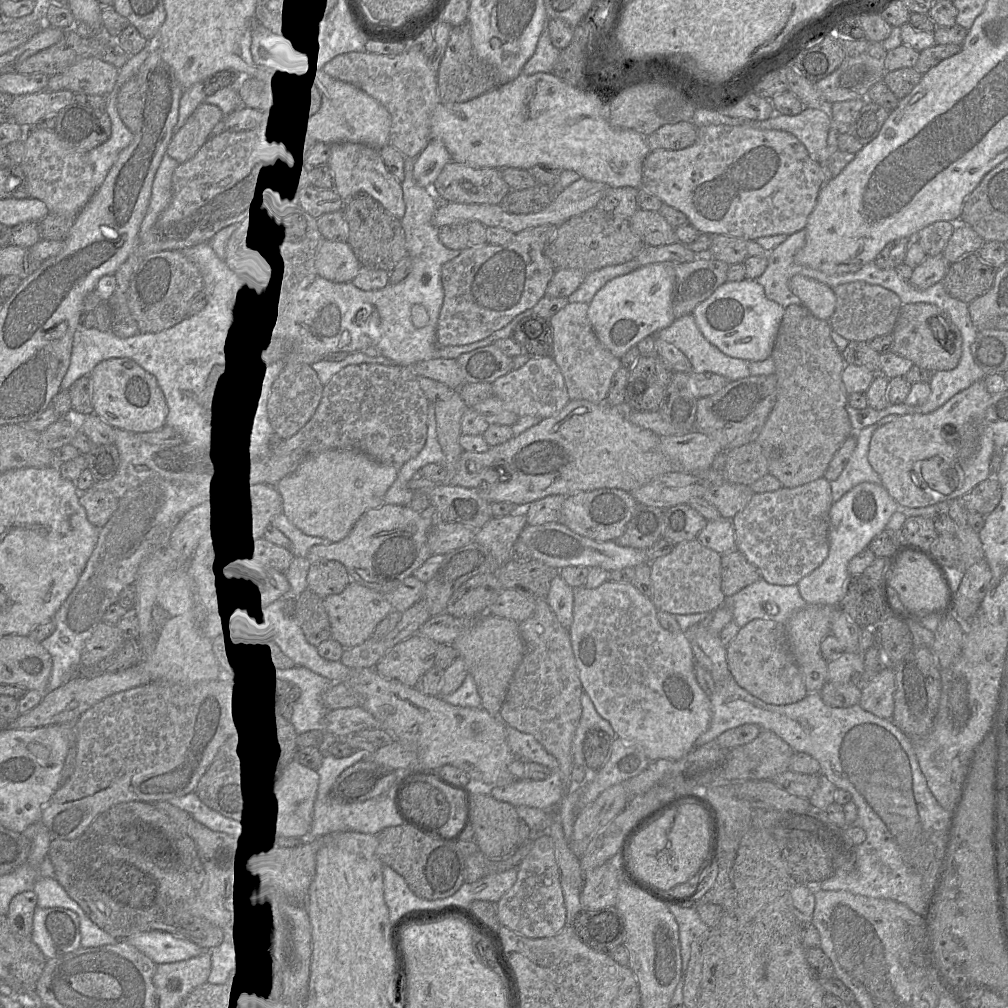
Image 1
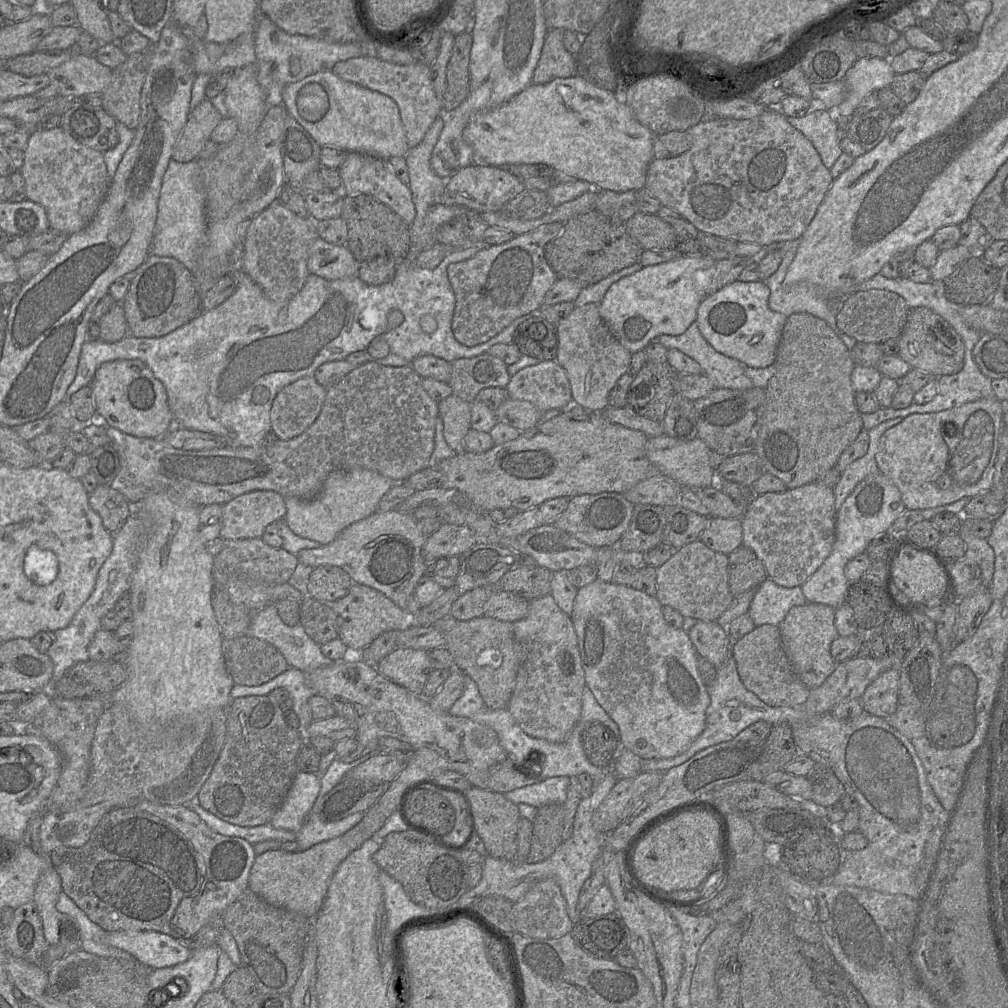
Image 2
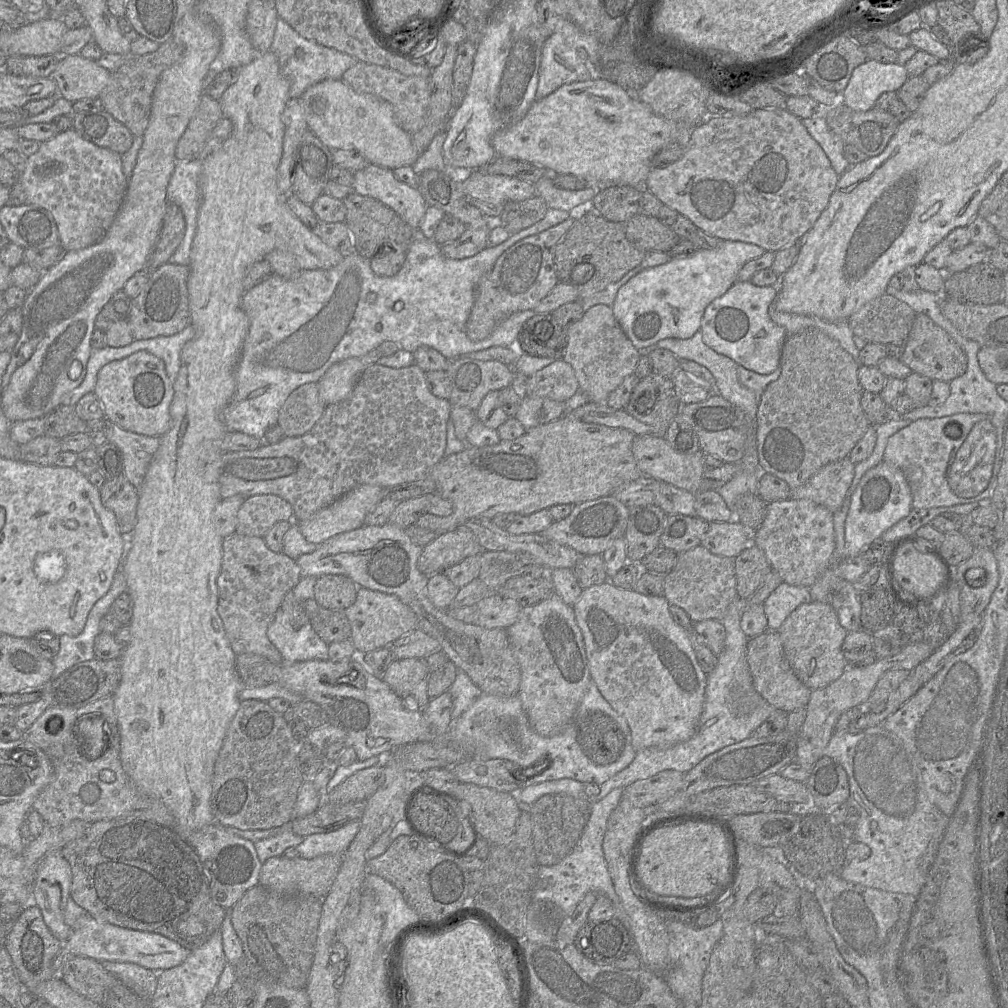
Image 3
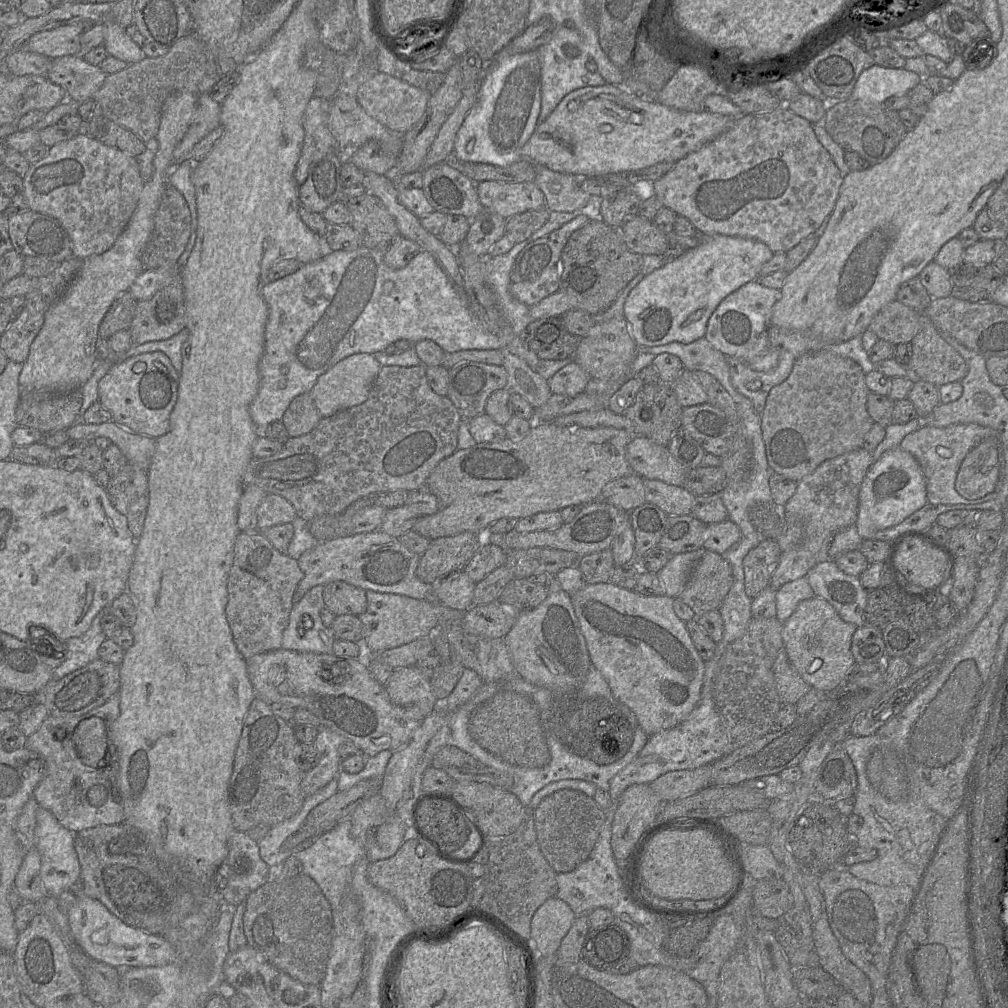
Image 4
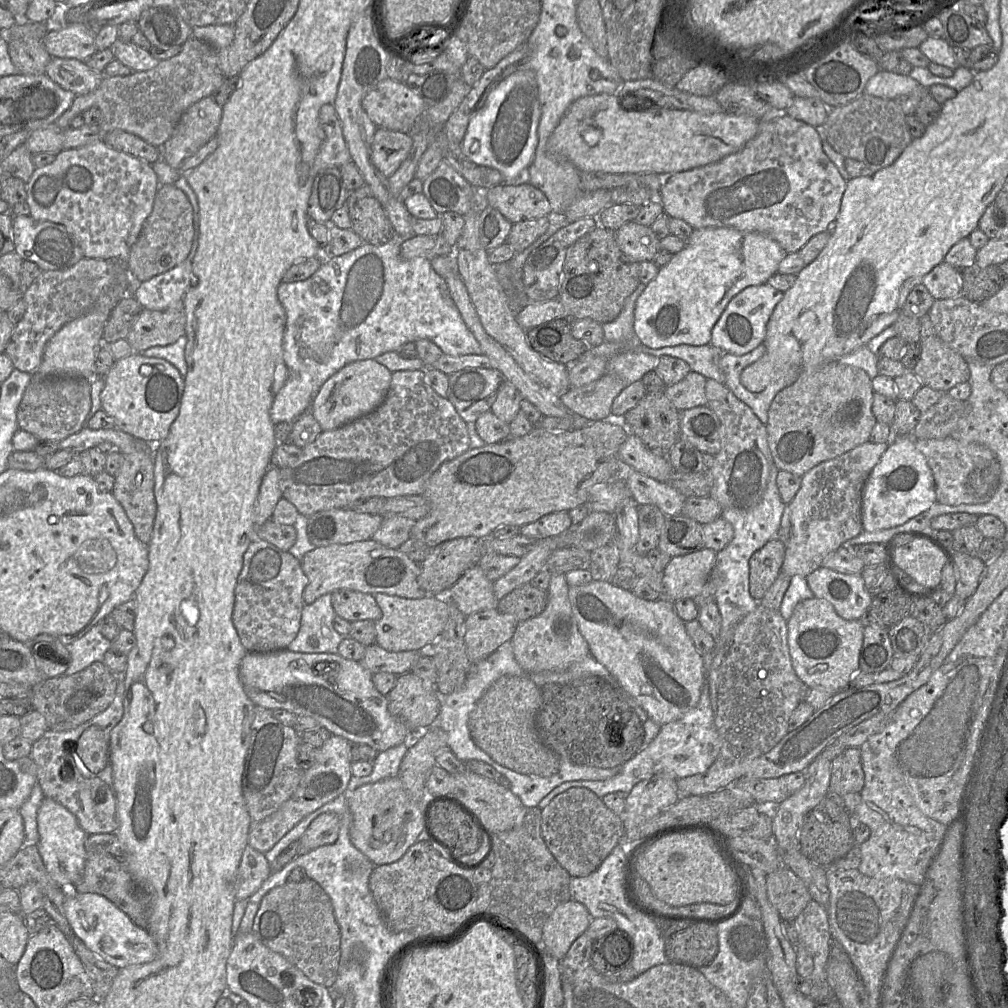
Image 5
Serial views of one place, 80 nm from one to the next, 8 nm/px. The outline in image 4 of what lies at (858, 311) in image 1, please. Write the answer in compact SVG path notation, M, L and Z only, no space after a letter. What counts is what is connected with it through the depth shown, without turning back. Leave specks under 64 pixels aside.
M897 299L886 304L871 321L868 331L874 333L878 340L884 340L895 345L910 343L918 331L920 314L905 306Z

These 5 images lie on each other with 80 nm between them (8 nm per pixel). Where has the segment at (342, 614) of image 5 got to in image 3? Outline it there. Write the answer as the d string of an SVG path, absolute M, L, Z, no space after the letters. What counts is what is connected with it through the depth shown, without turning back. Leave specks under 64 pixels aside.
M322 575L315 581L314 600L323 608L343 612L355 602L358 588L347 576Z

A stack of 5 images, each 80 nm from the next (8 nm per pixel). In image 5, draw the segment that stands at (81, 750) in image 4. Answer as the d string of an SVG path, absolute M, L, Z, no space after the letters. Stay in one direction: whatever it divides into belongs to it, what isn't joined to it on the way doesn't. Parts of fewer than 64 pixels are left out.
M96 725L89 726L79 737L76 753L84 764L85 772L97 774L107 762L108 743L104 732Z

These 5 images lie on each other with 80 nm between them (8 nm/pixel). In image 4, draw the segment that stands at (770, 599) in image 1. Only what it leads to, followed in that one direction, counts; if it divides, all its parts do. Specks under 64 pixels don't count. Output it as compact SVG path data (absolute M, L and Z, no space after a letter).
M805 577L784 584L776 592L775 617L785 623L796 610L799 602L815 596Z

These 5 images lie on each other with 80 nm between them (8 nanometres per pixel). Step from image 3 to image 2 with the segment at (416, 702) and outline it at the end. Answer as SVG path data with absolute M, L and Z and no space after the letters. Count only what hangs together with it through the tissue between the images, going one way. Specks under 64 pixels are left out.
M396 648L375 667L386 679L422 696L425 683L431 673L430 651Z

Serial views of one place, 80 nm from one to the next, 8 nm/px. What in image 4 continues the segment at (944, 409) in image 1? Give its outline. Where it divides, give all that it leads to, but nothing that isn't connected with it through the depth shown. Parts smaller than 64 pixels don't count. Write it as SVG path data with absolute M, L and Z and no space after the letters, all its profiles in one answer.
M977 424L947 427L922 426L906 435L898 446L918 462L926 482L927 503L981 504L998 494L1004 480L1004 455L999 434Z

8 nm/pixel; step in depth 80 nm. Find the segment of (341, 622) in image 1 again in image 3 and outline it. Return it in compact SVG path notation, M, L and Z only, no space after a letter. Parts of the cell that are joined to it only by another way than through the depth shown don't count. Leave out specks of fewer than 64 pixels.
M359 587L355 602L343 613L351 625L350 641L359 654L392 645L402 635L418 628L415 613L397 596Z

